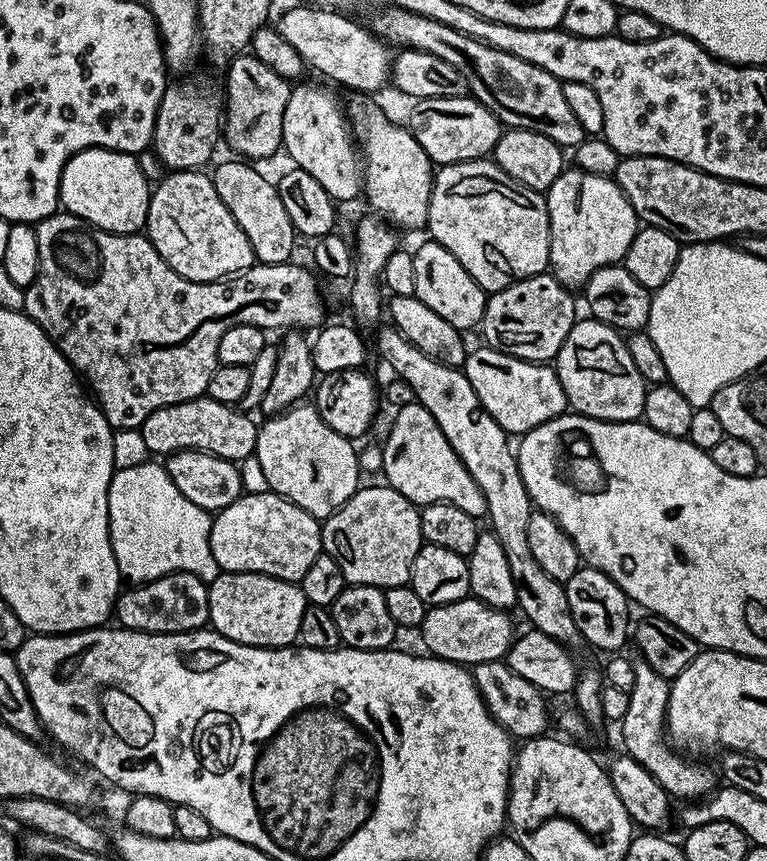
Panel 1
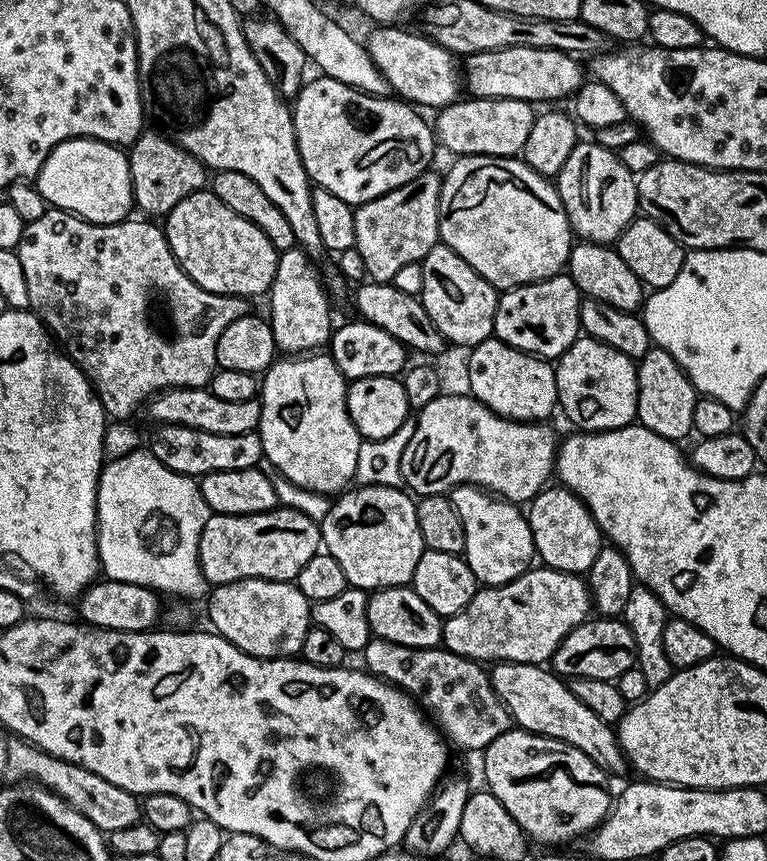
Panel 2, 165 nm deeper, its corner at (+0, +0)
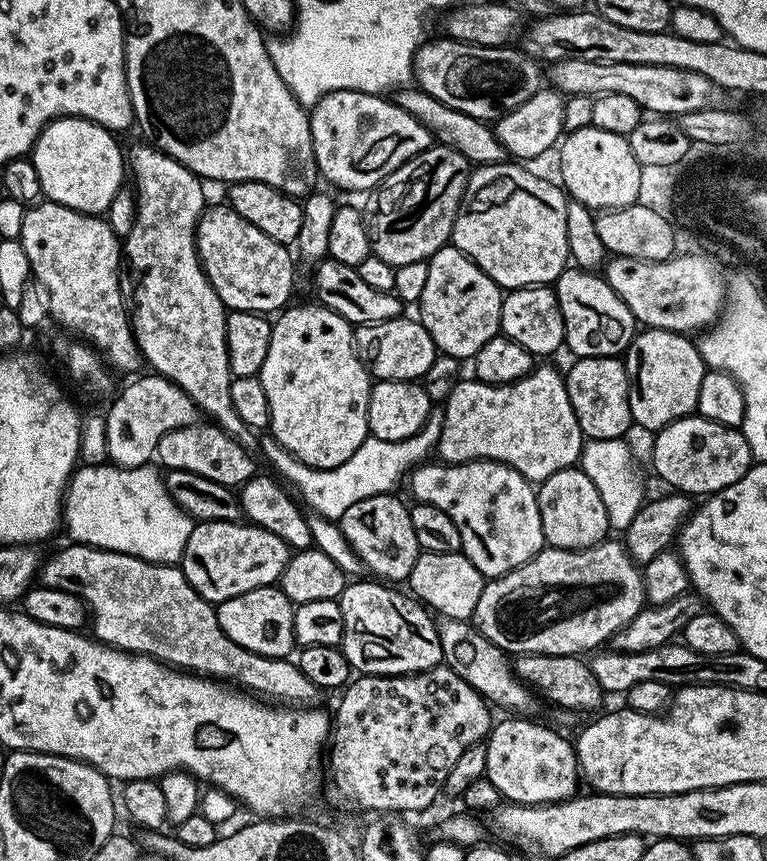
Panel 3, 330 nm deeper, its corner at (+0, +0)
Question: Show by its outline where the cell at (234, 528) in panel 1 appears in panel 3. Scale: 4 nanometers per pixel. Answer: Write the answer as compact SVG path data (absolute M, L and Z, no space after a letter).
M202 520L192 525L179 567L184 569L184 577L197 594L215 606L255 588L275 585L288 565L289 555L290 549L285 540L251 522Z

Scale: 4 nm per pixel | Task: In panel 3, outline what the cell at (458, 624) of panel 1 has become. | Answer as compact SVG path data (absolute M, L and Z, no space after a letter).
M609 538L586 550L545 546L522 566L504 576L489 579L482 590L482 598L478 598L478 606L474 606L471 623L486 638L490 638L494 646L509 654L533 652L580 656L607 645L611 637L645 607L643 571L619 539Z

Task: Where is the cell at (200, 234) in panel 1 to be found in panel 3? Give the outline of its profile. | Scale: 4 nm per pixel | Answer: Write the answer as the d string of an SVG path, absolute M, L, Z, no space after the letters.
M220 204L205 207L196 227L196 249L206 278L214 286L225 309L279 313L291 301L288 299L296 280L296 272L292 269L293 253L285 245L274 242L274 238L262 234L258 226L250 226L250 222L233 208Z

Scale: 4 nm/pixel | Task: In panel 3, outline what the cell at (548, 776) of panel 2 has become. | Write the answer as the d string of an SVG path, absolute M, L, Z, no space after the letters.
M510 718L514 720L504 720L495 725L492 731L486 737L486 778L490 782L494 782L494 786L499 790L501 797L505 801L513 804L557 804L559 800L568 800L571 796L577 795L576 780L581 779L582 773L576 766L576 749L571 739L567 740L564 736L559 736L552 728L547 728L544 724L535 724L532 720L524 720L528 718Z

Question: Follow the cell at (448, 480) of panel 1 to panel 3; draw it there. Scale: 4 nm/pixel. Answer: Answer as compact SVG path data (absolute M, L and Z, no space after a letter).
M533 367L527 376L509 384L487 384L475 378L461 378L442 405L445 408L445 422L434 452L446 464L493 460L518 470L522 478L539 482L550 478L550 474L558 474L558 470L573 467L584 450L586 437L574 414L574 406L570 406L568 381L565 373L556 368Z

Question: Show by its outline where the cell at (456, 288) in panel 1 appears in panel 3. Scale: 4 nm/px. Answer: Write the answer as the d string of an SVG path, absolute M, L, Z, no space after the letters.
M445 246L438 249L428 261L430 274L426 278L426 286L422 289L422 298L418 302L418 319L426 326L430 338L434 338L437 349L443 355L452 356L461 362L471 361L500 332L500 311L504 296L502 290L488 277L466 254L456 248Z

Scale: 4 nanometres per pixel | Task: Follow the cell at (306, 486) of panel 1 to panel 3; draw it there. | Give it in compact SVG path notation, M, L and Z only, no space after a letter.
M319 302L312 304L300 304L297 308L288 306L275 317L270 334L270 350L266 350L266 362L262 362L260 381L262 390L266 390L266 398L270 401L270 433L286 450L296 459L300 459L306 466L316 468L340 467L356 450L362 445L364 439L368 438L368 407L370 406L370 390L374 383L368 367L360 361L356 353L356 341L354 339L353 325L349 324L346 318L342 318L334 310L324 307Z

